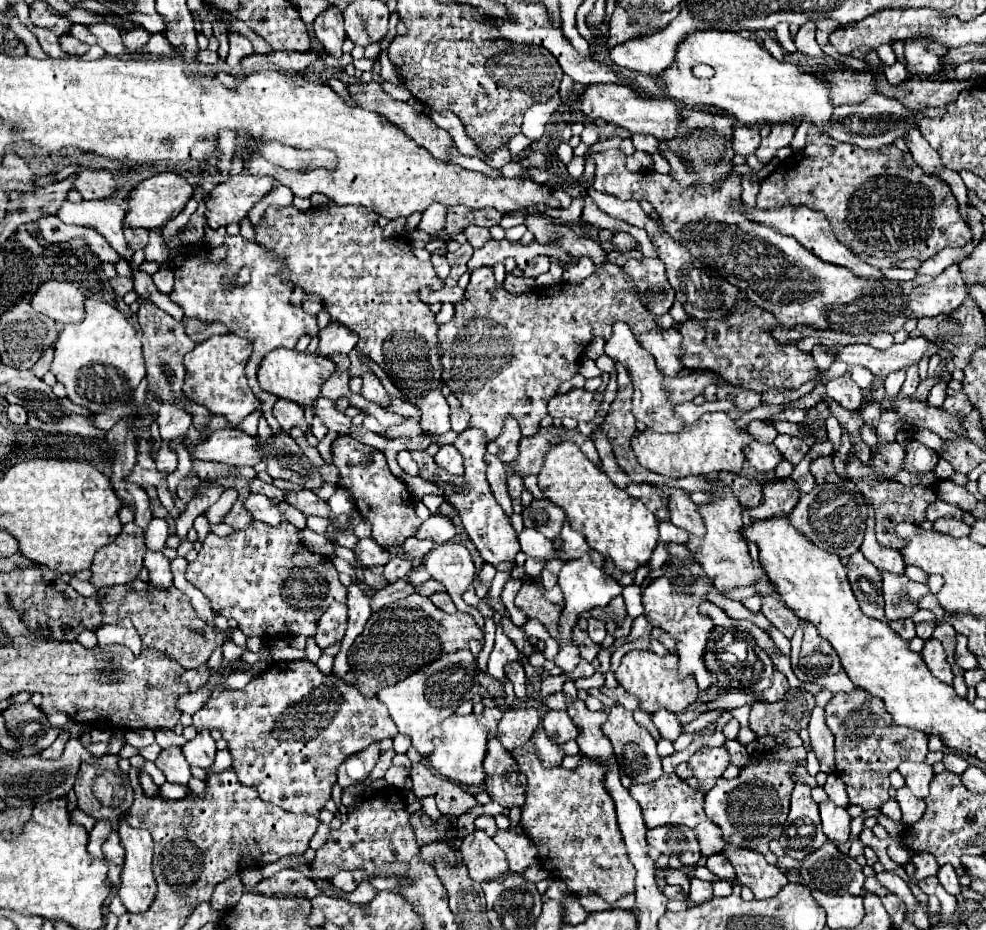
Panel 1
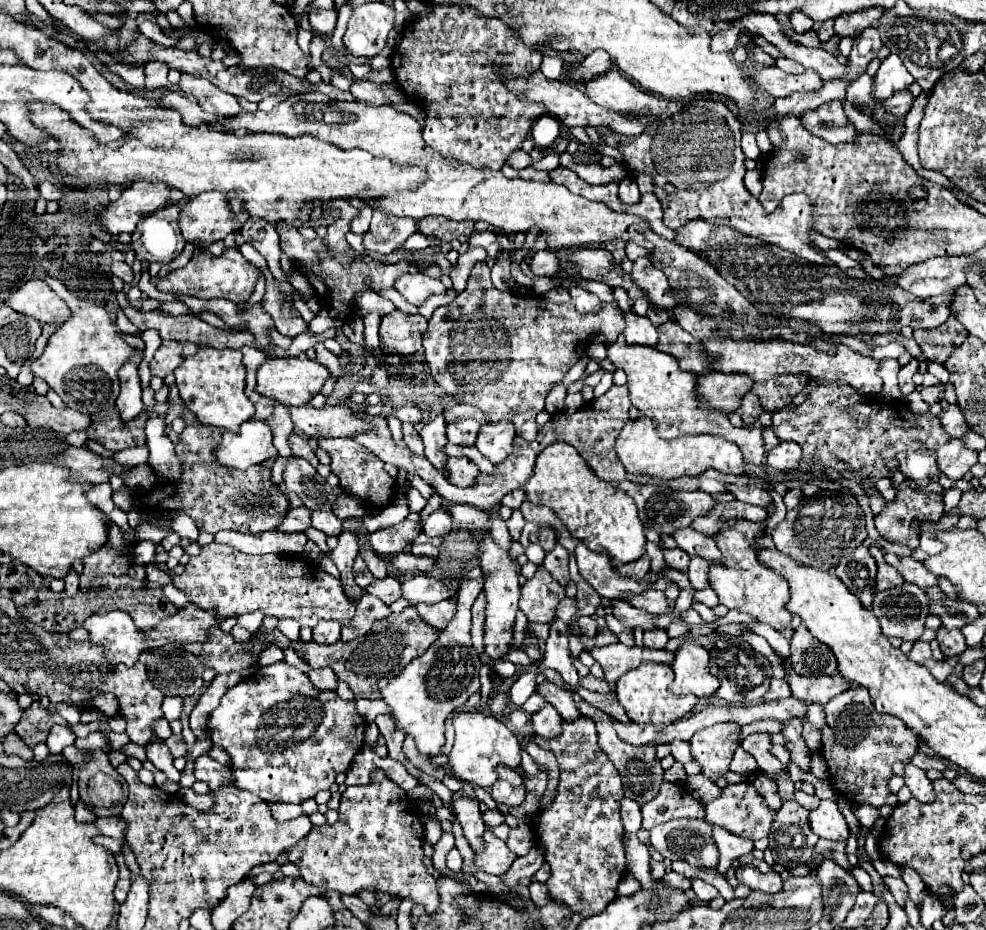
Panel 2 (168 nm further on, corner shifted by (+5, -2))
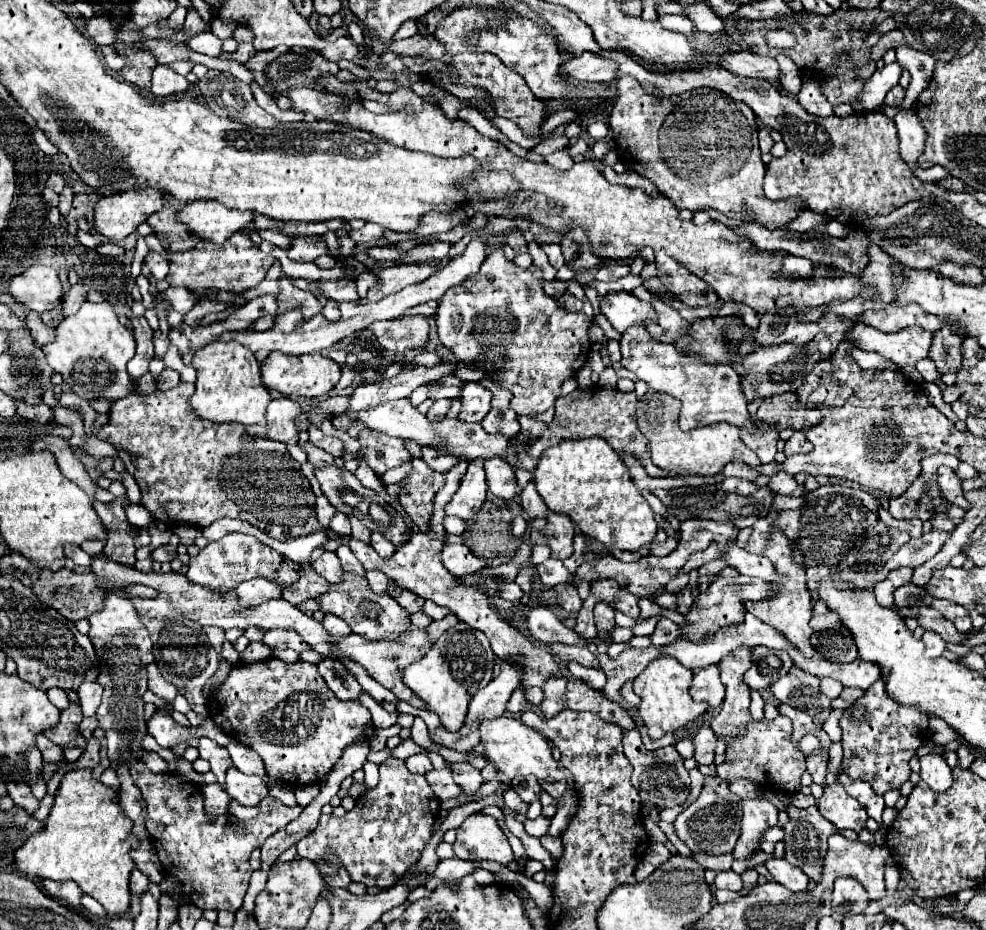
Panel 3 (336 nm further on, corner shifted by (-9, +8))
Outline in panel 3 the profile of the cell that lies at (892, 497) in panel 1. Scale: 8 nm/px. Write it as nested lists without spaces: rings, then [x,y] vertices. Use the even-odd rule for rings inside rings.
[[[943,468],[943,470],[939,472],[939,486],[941,486],[943,496],[945,496],[951,504],[963,506],[965,510],[969,508],[969,502],[963,498],[961,480],[957,478],[957,474],[955,474],[955,472],[951,472],[951,468]],[[963,500],[965,500],[965,502],[963,502]]]

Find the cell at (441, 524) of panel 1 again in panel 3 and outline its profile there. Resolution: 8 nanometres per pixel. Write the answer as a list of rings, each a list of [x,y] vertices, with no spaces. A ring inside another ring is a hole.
[[[483,458],[471,460],[465,476],[461,478],[459,490],[453,494],[449,504],[445,506],[445,512],[449,516],[459,516],[463,520],[473,518],[481,504],[485,502],[487,496],[487,480],[485,480],[485,470],[483,470]]]

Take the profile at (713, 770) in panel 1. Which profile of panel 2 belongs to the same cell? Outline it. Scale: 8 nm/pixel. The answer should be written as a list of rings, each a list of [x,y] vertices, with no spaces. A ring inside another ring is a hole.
[[[727,722],[703,728],[691,738],[693,760],[701,766],[701,772],[713,782],[729,772],[729,762],[737,748],[737,732],[739,724]]]

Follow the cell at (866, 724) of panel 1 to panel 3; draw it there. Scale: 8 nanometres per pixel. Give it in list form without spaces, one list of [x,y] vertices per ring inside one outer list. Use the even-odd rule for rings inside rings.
[[[877,680],[841,718],[841,744],[845,752],[841,762],[843,772],[853,780],[869,782],[879,796],[883,796],[887,790],[901,788],[901,784],[911,776],[909,760],[927,736],[927,720],[929,716],[919,712],[919,708],[901,706],[891,700],[885,692],[883,680]]]

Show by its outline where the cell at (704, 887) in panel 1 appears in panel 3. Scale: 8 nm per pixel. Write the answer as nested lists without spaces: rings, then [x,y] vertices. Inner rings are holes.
[[[727,870],[727,872],[719,872],[719,874],[717,874],[715,886],[717,886],[717,888],[727,888],[727,890],[739,892],[739,890],[743,888],[743,880],[741,880],[741,876],[735,874],[733,870]]]

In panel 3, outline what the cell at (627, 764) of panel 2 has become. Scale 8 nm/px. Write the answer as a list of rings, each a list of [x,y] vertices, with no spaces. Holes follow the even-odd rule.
[[[625,730],[623,734],[623,746],[625,746],[625,756],[633,766],[633,776],[631,776],[631,784],[639,790],[639,796],[643,802],[651,802],[657,808],[675,808],[685,804],[687,796],[689,796],[689,772],[683,766],[683,758],[679,756],[679,752],[675,750],[675,746],[667,746],[667,750],[655,750],[649,752],[637,730]]]

